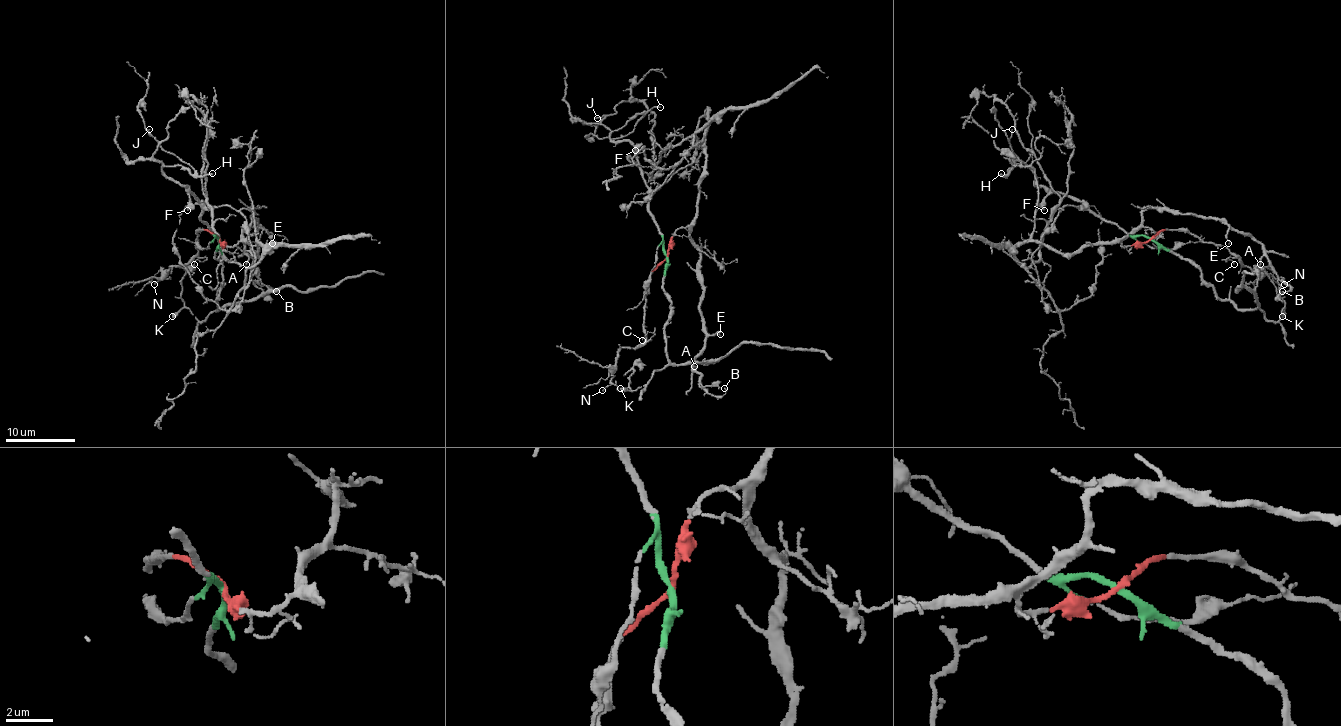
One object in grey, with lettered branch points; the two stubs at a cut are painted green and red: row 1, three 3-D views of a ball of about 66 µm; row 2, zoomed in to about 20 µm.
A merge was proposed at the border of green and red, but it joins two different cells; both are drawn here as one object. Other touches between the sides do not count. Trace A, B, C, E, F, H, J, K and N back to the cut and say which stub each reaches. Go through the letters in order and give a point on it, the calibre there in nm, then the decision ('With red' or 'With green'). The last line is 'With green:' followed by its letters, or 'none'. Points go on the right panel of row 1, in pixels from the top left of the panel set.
A: Place: (1260, 264). Thickness 180 nm. With red
B: Place: (1282, 291). Thickness 130 nm. With red
C: Place: (1234, 264). Thickness 100 nm. With red
E: Place: (1228, 243). Thickness 100 nm. With red
F: Place: (1044, 210). Thickness 240 nm. With green
H: Place: (1001, 173). Thickness 180 nm. With green
J: Place: (1012, 129). Thickness 130 nm. With green
K: Place: (1282, 316). Thickness 340 nm. With green
N: Place: (1284, 284). Thickness 110 nm. With red
With green: F, H, J, K

